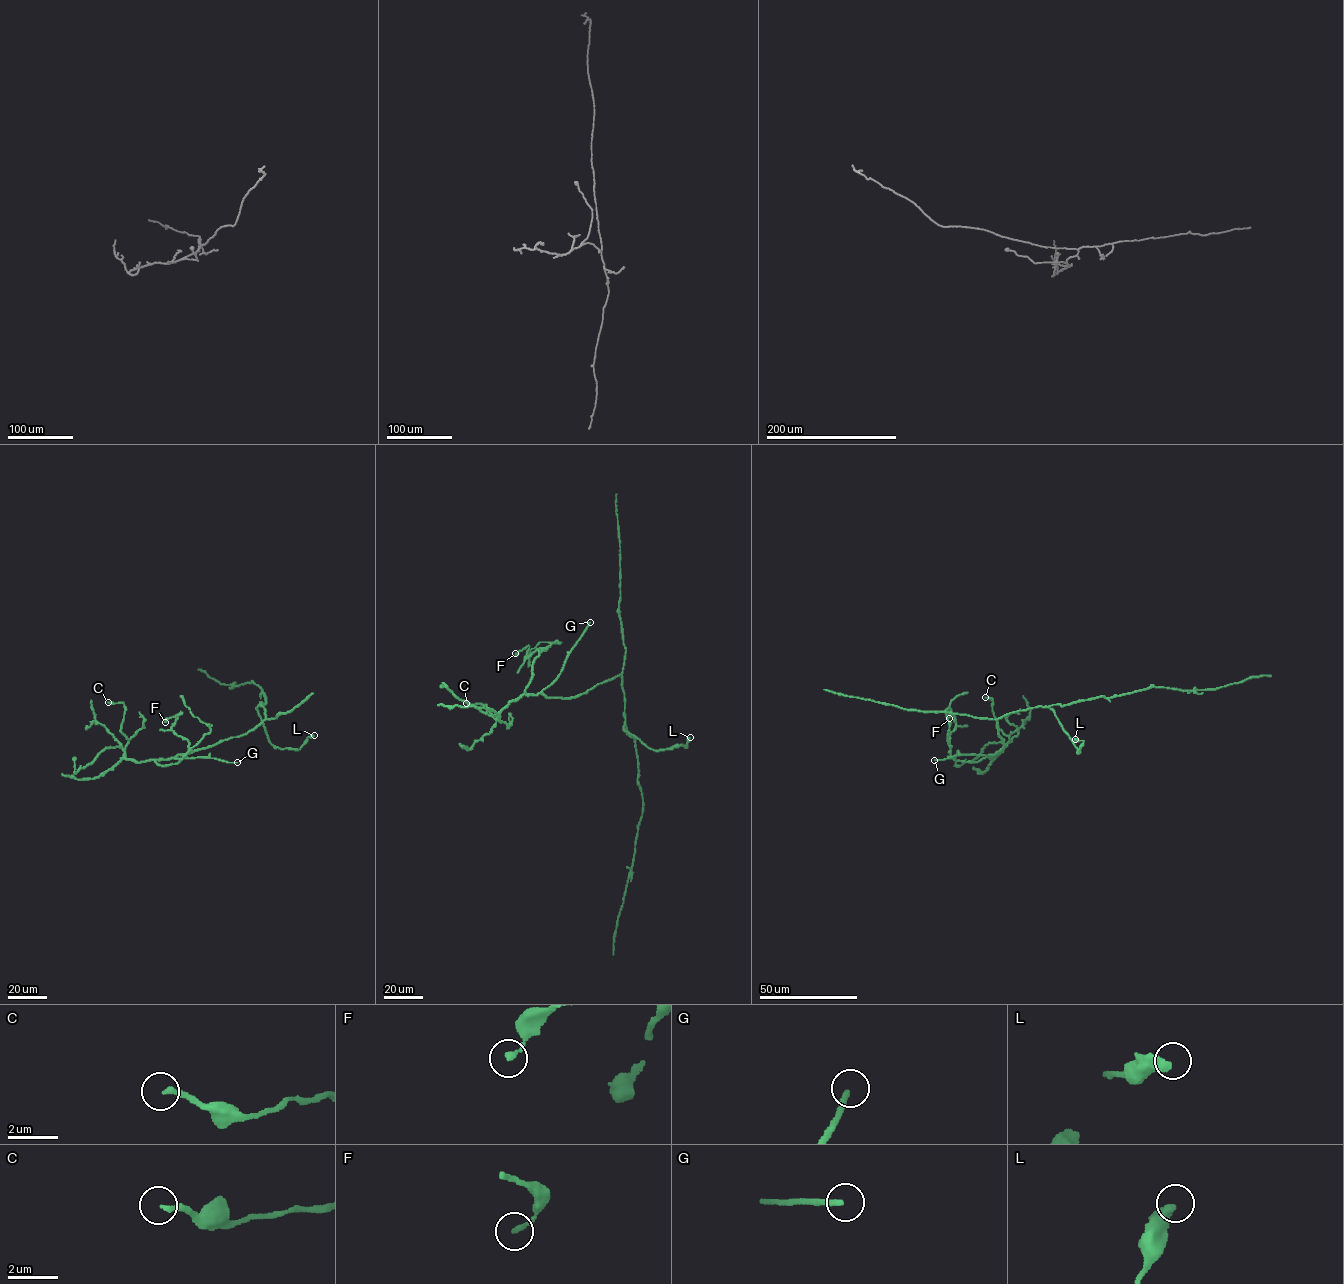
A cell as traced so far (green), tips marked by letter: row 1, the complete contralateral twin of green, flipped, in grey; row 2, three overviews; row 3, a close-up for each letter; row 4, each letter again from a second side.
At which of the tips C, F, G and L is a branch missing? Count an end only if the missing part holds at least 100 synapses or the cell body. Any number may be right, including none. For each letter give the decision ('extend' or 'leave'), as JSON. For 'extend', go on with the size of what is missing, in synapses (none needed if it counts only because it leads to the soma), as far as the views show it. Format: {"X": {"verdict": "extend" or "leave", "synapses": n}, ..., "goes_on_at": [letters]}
{"C": {"verdict": "leave"}, "F": {"verdict": "leave"}, "G": {"verdict": "extend"}, "L": {"verdict": "leave"}, "goes_on_at": ["G"]}

